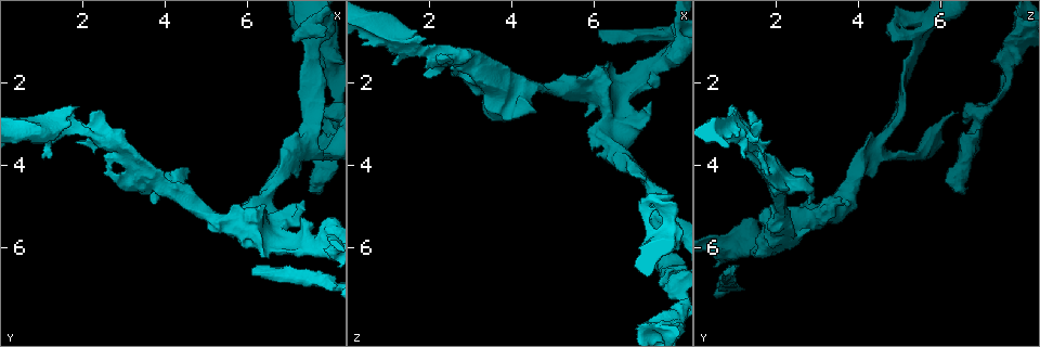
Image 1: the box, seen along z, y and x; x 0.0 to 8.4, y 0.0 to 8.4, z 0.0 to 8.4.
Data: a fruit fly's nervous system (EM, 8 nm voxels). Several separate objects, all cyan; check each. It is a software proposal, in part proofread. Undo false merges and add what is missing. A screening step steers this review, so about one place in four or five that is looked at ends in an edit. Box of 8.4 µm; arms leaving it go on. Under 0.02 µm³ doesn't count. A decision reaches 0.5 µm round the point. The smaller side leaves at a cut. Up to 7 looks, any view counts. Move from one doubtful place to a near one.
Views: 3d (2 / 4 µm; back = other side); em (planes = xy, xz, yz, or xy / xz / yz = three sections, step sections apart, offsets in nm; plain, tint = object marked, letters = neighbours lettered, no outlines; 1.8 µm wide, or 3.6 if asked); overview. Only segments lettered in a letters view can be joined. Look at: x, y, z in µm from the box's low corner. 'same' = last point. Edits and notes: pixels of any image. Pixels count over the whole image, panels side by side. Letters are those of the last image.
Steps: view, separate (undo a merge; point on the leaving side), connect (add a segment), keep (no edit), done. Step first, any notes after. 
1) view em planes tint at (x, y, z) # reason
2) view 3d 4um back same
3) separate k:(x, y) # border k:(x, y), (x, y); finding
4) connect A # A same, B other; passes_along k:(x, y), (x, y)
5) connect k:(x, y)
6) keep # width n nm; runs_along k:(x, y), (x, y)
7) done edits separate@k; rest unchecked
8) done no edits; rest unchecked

view em planes letters at (6.25, 6.55, 1.05) # branch stops here

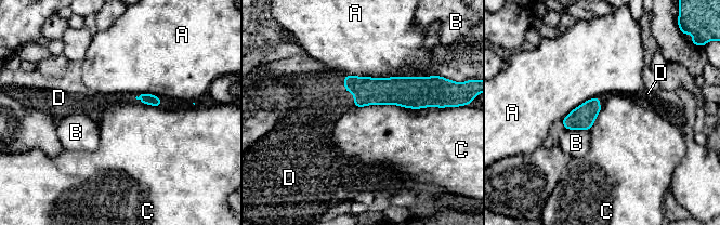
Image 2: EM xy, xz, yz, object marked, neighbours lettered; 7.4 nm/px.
connect D # A other, B other, C other, D same; passes_along 2:(367, 91), (348, 91), (323, 100); the neuron continues

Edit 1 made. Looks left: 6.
view overview

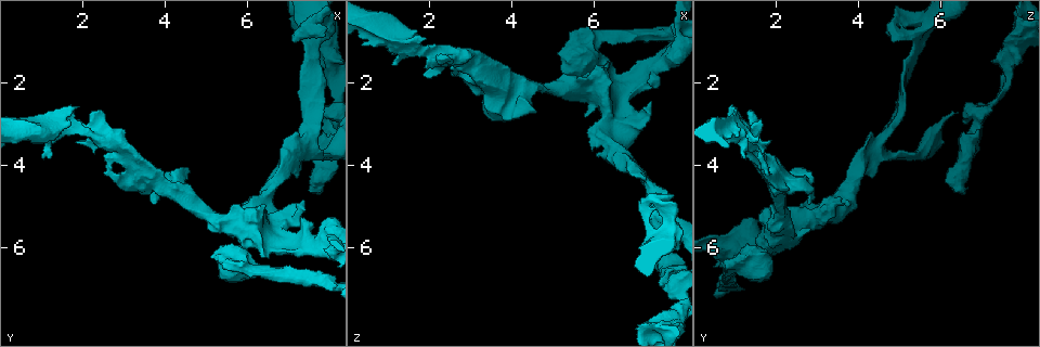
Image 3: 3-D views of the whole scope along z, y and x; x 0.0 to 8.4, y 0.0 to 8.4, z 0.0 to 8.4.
view em planes letters at (1.25, 3.10, 1.15) # arms part here

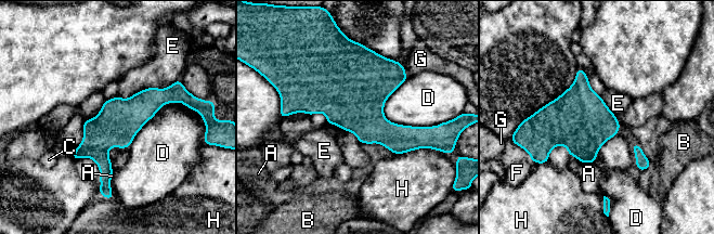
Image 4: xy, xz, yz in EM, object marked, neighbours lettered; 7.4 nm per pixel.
keep # longest_contact E 480 nm; A other, B other, C other, D other, E other, F other, G other, H other; border 4:(178, 79), (117, 96); continuous, no second neuron

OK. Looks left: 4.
view 3d 2um at (4.60, 4.10, 2.70) # an open end

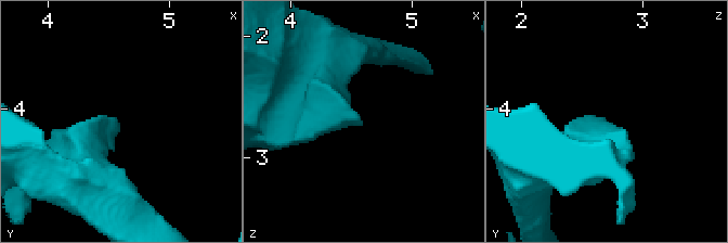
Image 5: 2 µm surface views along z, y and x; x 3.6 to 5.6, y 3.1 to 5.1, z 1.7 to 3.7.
view em planes letters at (4.58, 4.14, 2.72) # now the EM

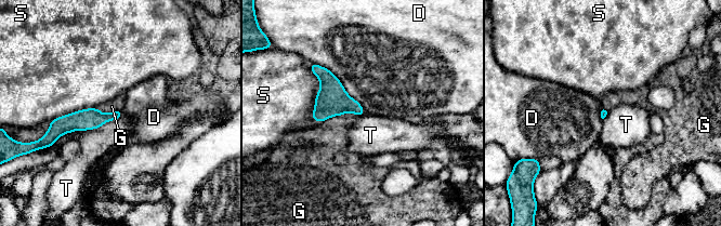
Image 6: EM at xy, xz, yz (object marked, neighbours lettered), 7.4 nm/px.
keep # D other, G other, S other, T other; runs_along 6:(118, 112), (109, 117), (56, 124); no lettered segment goes on from it

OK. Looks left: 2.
done edits connect@2; rest unchecked

